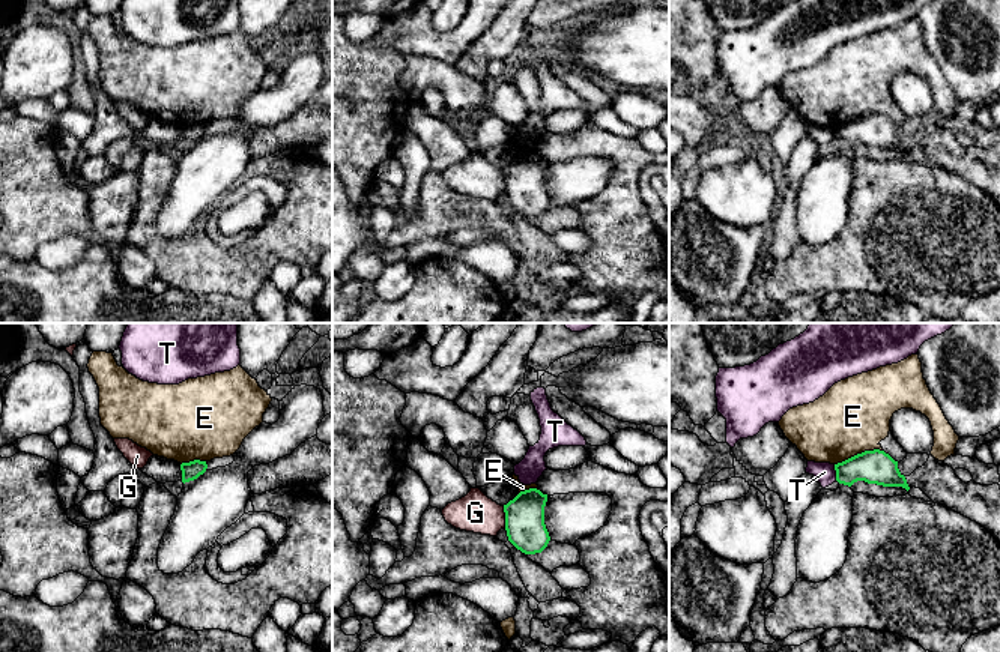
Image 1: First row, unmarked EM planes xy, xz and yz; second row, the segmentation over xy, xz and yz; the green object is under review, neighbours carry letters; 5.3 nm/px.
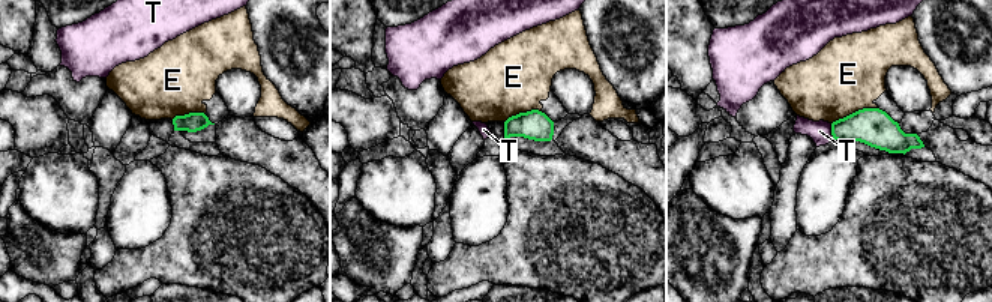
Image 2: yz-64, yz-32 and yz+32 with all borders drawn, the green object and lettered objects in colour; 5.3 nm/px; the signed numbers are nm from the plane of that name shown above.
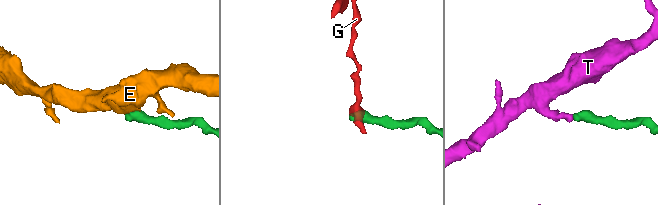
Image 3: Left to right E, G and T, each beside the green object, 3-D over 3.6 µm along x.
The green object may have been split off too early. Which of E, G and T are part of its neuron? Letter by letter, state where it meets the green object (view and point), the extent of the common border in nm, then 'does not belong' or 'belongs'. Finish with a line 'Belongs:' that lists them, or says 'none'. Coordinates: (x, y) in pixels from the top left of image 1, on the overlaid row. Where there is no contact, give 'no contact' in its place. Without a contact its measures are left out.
E: contact yz (857, 454); length 260 nm; does not belong
G: contact xz (506, 517); length 110 nm; does not belong
T: contact yz (836, 472); length 90 nm; does not belong
Belongs: none

